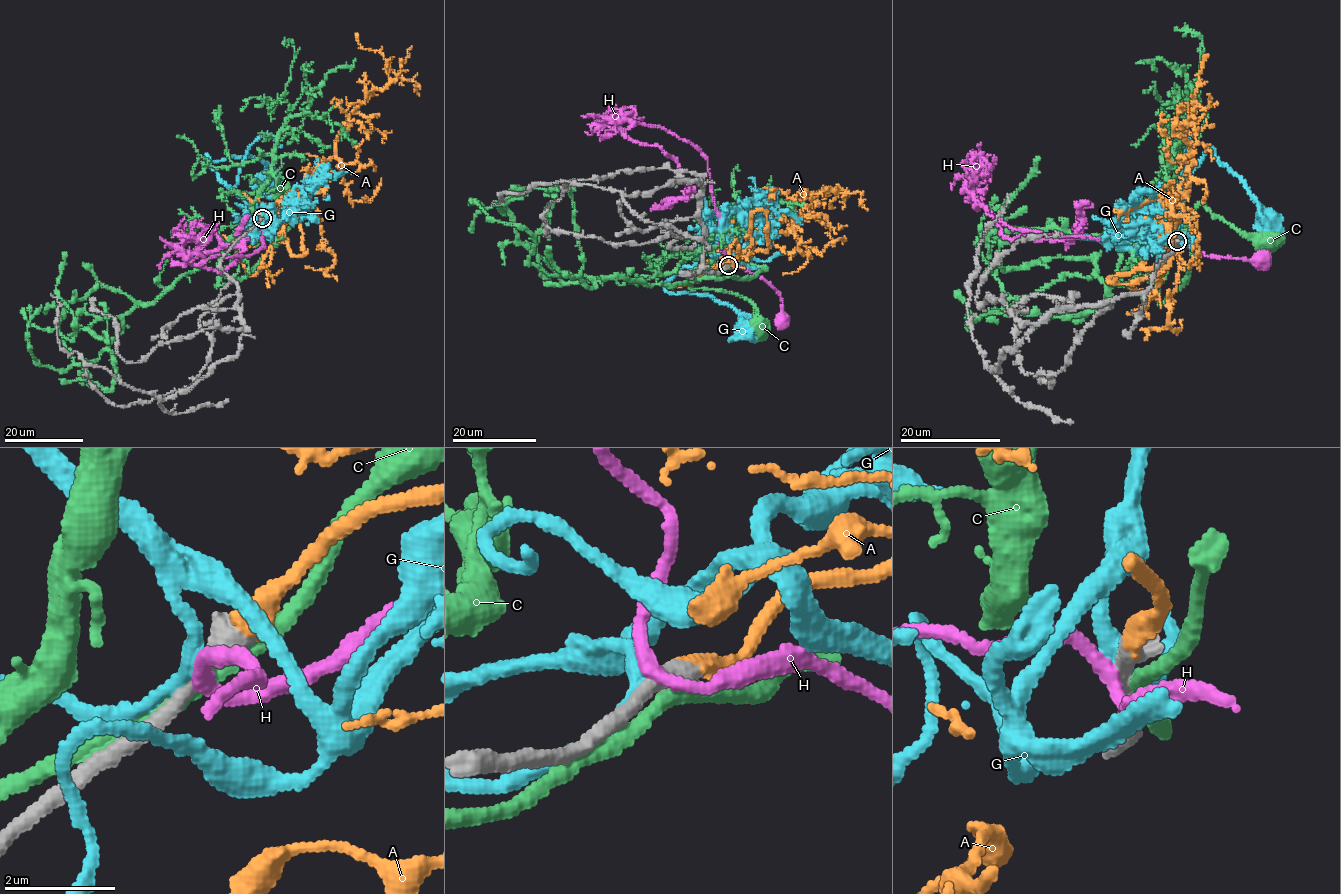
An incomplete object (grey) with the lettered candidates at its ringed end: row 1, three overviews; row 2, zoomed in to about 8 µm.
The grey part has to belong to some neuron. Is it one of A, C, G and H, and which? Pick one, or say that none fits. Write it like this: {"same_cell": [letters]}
{"same_cell": ["A"]}

